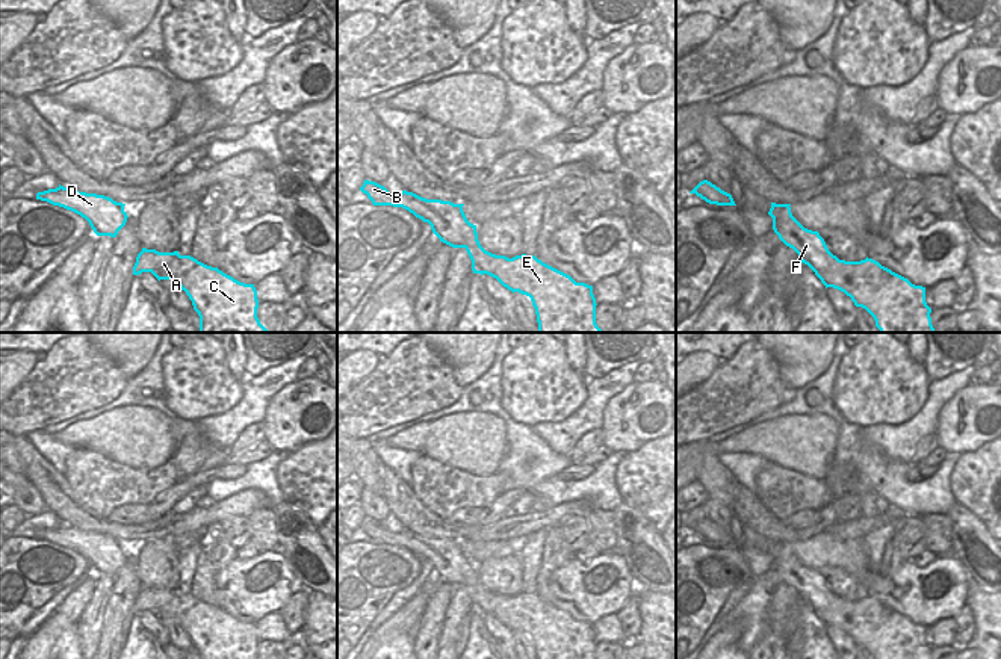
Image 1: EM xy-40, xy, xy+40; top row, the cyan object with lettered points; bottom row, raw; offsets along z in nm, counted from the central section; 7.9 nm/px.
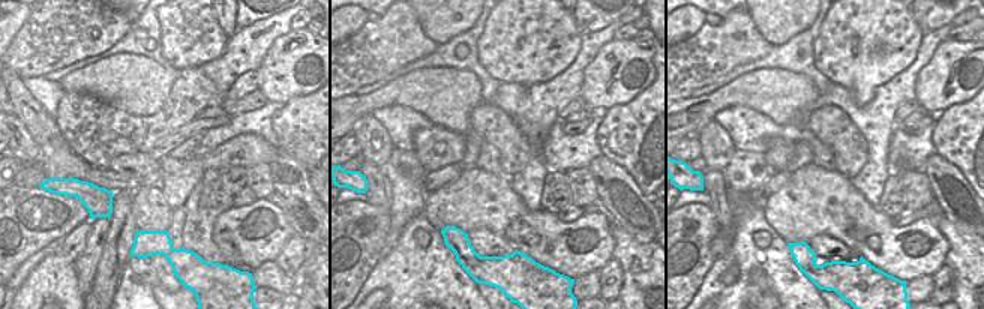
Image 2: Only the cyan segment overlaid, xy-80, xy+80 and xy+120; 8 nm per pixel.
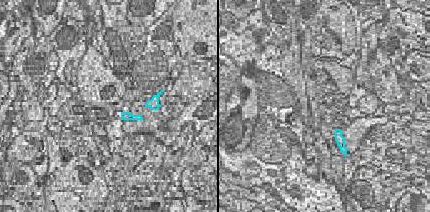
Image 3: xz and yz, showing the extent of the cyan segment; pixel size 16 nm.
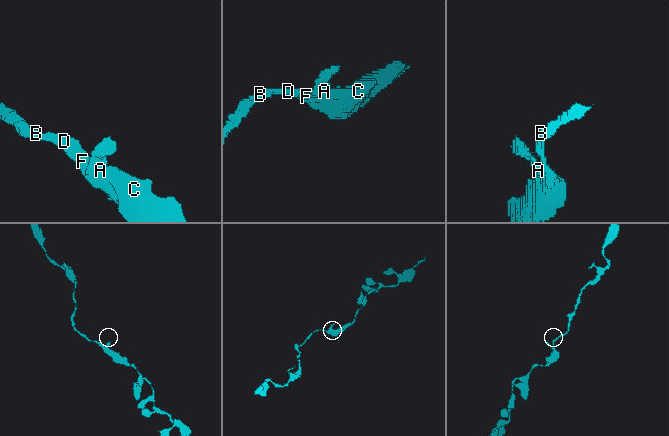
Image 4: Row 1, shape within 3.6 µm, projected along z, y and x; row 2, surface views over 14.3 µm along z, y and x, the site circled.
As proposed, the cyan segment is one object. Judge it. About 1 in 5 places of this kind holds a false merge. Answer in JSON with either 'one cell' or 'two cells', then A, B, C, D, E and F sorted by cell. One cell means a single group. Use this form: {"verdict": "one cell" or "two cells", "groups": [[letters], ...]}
{"verdict": "one cell", "groups": [["A", "B", "C", "D", "E", "F"]]}

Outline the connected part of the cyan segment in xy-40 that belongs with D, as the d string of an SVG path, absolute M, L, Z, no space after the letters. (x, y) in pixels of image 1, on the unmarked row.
M57 524L36 532L36 538L71 549L85 556L97 574L116 576L127 561L122 541L109 535L79 531L71 526Z

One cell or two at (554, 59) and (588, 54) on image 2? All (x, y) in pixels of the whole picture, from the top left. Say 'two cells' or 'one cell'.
two cells

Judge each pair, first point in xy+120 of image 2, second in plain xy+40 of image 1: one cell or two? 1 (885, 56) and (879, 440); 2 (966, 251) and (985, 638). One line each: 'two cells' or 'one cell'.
1: two cells
2: one cell

